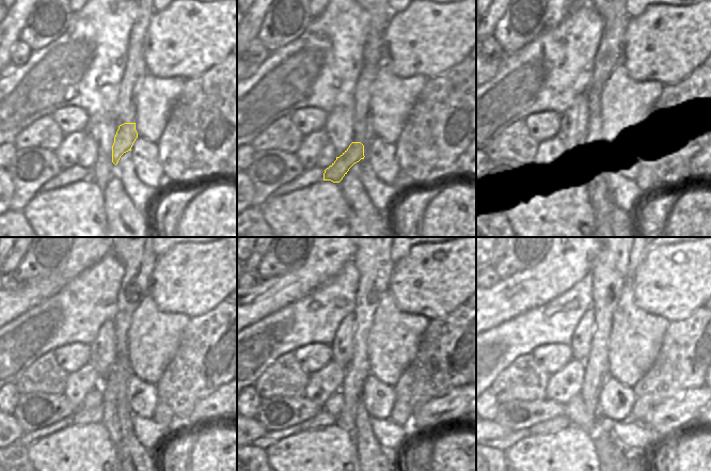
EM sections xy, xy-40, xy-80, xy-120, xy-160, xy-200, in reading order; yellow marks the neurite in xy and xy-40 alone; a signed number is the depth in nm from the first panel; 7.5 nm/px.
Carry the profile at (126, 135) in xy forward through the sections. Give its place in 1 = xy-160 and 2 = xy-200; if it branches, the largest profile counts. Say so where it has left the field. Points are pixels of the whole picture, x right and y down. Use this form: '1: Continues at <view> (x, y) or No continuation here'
1: Continues at xy-160 (322, 419)
2: Continues at xy-200 (561, 422)

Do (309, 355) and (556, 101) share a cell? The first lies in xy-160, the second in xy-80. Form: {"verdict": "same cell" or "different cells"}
{"verdict": "different cells"}

